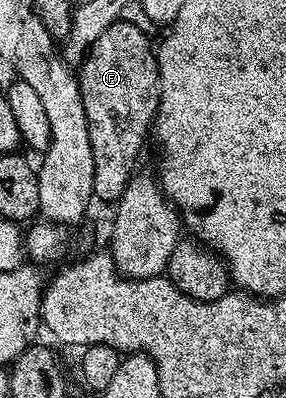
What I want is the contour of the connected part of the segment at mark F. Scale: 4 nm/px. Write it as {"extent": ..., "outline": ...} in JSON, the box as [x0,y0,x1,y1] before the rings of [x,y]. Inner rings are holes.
{"extent":[78,19,160,201],"outline":[[[126,19],[114,21],[88,47],[88,55],[84,63],[79,65],[78,79],[82,106],[86,110],[88,119],[88,133],[90,134],[90,150],[94,154],[94,190],[93,197],[99,200],[119,201],[124,193],[124,187],[134,175],[132,167],[144,148],[144,139],[149,139],[156,119],[156,107],[160,105],[160,66],[158,52],[154,47],[154,40],[147,36],[143,28],[130,23]]]}

